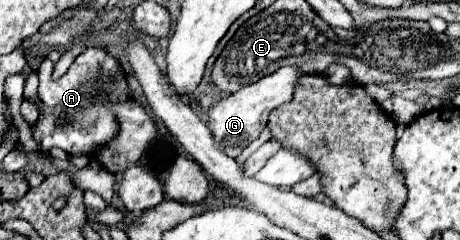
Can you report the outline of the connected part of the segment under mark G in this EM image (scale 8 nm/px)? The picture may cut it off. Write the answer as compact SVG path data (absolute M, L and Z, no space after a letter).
M280 67L276 73L266 75L264 79L244 85L236 93L214 101L212 107L208 109L208 127L212 129L212 137L216 145L220 145L220 149L224 149L228 157L238 157L242 149L246 149L254 139L260 137L262 129L268 123L268 113L274 107L290 101L294 93L294 83L300 75L302 71L296 67Z

